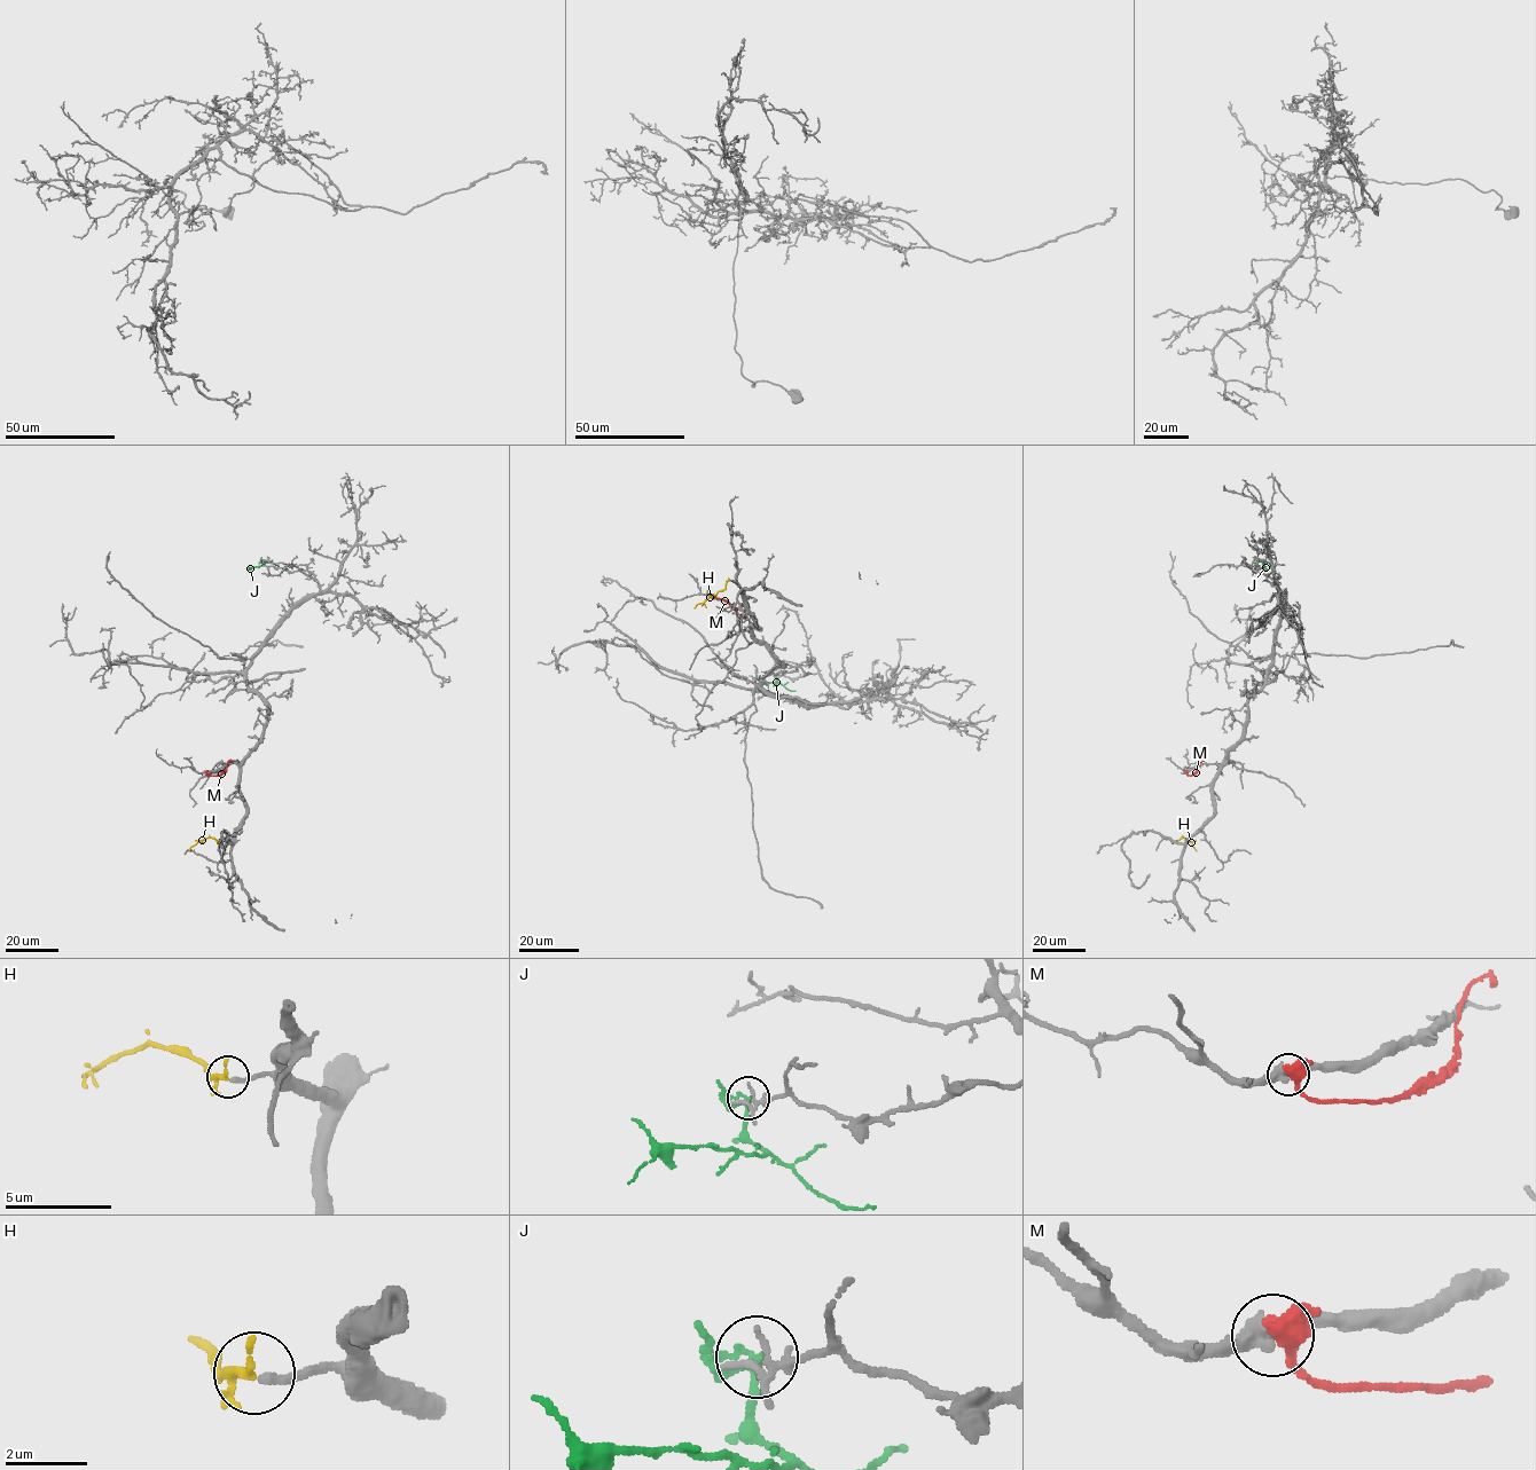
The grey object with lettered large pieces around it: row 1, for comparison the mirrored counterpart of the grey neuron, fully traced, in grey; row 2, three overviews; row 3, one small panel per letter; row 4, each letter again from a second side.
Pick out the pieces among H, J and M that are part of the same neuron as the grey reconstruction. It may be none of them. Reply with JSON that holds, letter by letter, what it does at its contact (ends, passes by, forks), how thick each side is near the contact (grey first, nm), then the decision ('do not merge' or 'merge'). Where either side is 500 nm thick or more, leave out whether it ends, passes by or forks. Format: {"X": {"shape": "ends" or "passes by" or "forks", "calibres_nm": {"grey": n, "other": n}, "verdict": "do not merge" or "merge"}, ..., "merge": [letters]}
{"H": {"shape": "passes by", "calibres_nm": {"grey": 220, "other": 190}, "verdict": "merge"}, "J": {"shape": "passes by", "calibres_nm": {"grey": 180, "other": 190}, "verdict": "do not merge"}, "M": {"shape": "passes by", "calibres_nm": {"grey": 400, "other": 440}, "verdict": "do not merge"}, "merge": ["H"]}

